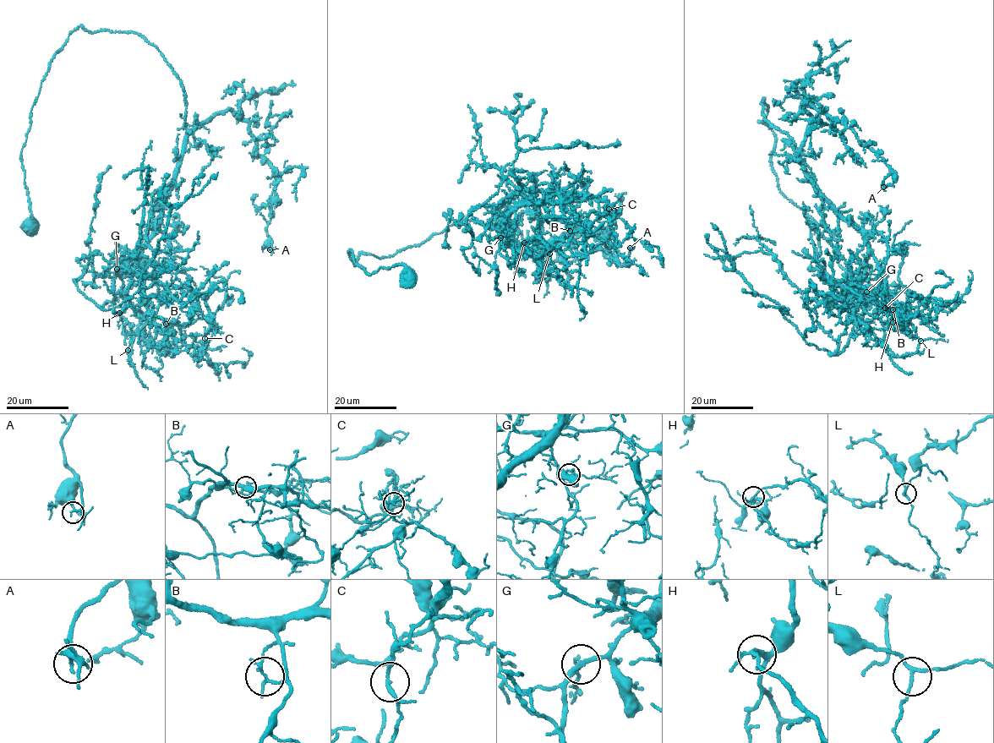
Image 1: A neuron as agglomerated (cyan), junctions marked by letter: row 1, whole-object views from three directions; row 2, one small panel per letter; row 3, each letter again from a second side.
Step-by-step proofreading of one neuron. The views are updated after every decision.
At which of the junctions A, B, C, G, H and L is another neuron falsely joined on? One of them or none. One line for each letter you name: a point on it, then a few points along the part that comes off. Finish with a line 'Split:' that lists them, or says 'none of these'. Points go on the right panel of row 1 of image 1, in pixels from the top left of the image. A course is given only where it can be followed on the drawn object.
G: (866, 292) | (866, 292), (889, 286), (835, 282), (858, 301), (832, 354), (863, 308), (838, 296), (816, 264), (825, 214)
Split: G

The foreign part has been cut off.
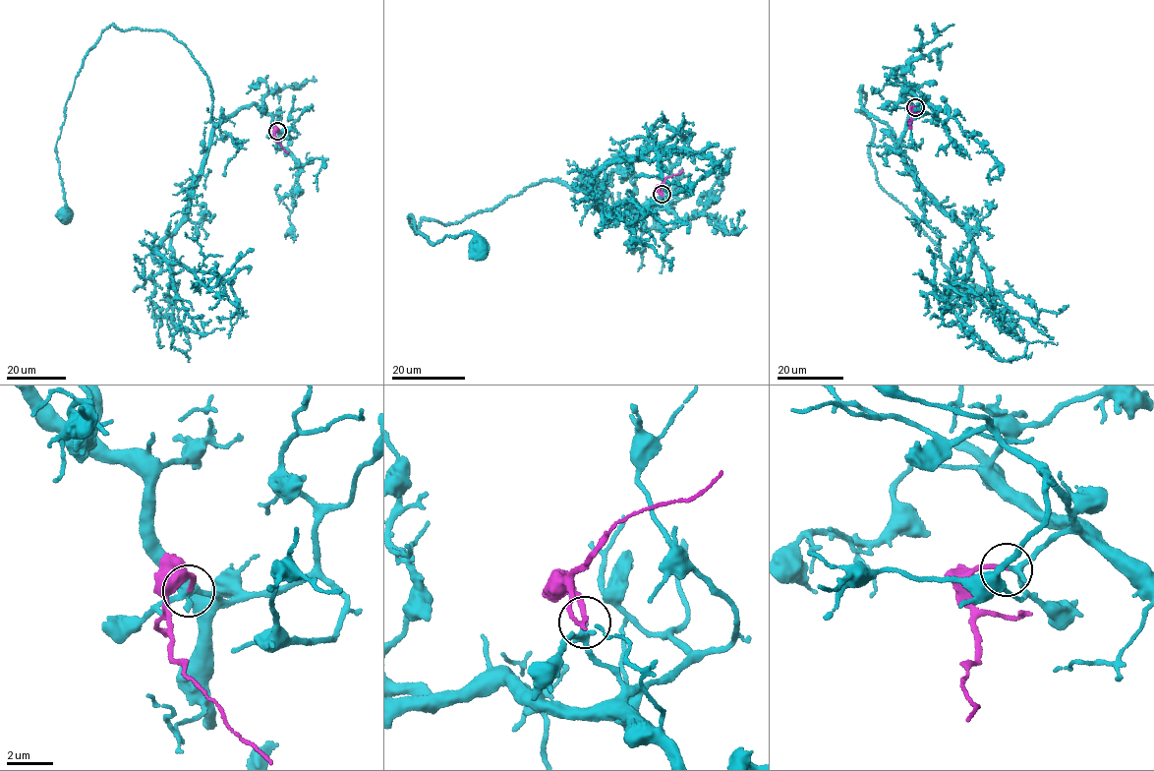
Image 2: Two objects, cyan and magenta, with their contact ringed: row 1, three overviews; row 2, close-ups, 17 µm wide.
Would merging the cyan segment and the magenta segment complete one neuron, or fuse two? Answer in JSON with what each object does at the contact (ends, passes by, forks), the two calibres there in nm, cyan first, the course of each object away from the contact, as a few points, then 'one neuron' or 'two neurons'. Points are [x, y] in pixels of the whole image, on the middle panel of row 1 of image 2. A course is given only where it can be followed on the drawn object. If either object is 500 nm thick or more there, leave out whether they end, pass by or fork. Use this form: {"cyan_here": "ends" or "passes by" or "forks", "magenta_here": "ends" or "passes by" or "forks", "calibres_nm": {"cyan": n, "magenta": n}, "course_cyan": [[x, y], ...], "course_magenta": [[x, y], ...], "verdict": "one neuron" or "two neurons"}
{"cyan_here": "passes by", "magenta_here": "ends", "calibres_nm": {"cyan": 260, "magenta": 200}, "course_cyan": [[662, 194], [606, 211], [552, 179], [454, 223], [408, 217], [479, 247]], "course_magenta": [[662, 194], [659, 189], [667, 177], [683, 169]], "verdict": "one neuron"}

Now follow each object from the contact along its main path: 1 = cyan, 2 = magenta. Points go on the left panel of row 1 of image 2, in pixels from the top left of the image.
1: (277, 132), (253, 104), (214, 123), (207, 77), (184, 43), (112, 25), (66, 103), (55, 149), (65, 213)
2: (277, 132), (275, 141), (288, 153)

